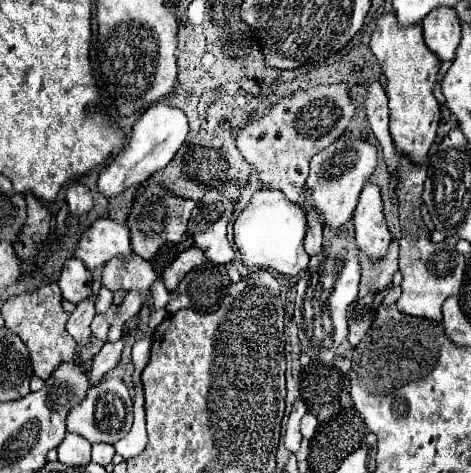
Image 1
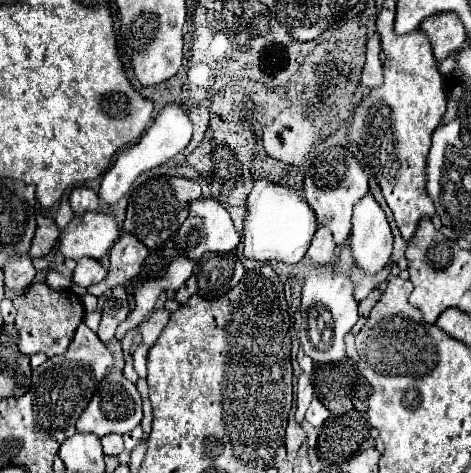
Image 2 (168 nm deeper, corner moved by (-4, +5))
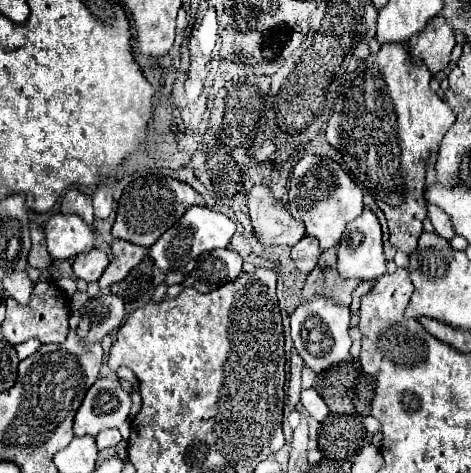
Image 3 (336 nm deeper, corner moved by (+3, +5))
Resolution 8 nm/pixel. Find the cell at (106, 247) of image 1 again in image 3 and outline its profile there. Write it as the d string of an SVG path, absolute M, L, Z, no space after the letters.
M54 214L44 224L48 252L56 260L74 258L94 246L94 228L74 214Z

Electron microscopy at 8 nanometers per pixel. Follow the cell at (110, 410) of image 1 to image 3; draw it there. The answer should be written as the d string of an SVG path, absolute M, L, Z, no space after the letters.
M98 378L86 392L76 418L76 436L96 436L104 428L124 428L130 414L130 394L122 390L118 380Z

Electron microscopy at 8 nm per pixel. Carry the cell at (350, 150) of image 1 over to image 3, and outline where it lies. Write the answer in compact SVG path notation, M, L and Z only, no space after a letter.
M308 154L292 170L288 190L288 210L296 220L304 222L306 236L318 240L320 252L326 252L328 248L338 246L346 224L362 214L364 210L362 190L334 160Z

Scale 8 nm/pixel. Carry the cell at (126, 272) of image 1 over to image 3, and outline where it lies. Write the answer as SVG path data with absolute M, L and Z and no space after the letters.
M114 240L112 242L112 260L106 266L102 278L98 280L100 288L110 288L114 282L120 282L128 276L128 272L144 260L148 254L148 248L124 242L124 240Z

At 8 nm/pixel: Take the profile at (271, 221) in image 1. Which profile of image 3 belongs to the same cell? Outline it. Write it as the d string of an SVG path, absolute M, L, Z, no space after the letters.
M252 186L248 194L254 234L266 246L294 246L304 238L304 224L292 218L286 206L278 204L266 186Z

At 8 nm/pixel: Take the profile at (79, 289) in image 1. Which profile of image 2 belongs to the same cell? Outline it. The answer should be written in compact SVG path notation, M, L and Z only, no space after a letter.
M81 258L75 266L75 272L73 272L73 282L79 284L79 286L91 286L91 284L97 284L105 278L107 270L97 262L97 260L91 260L91 258Z

